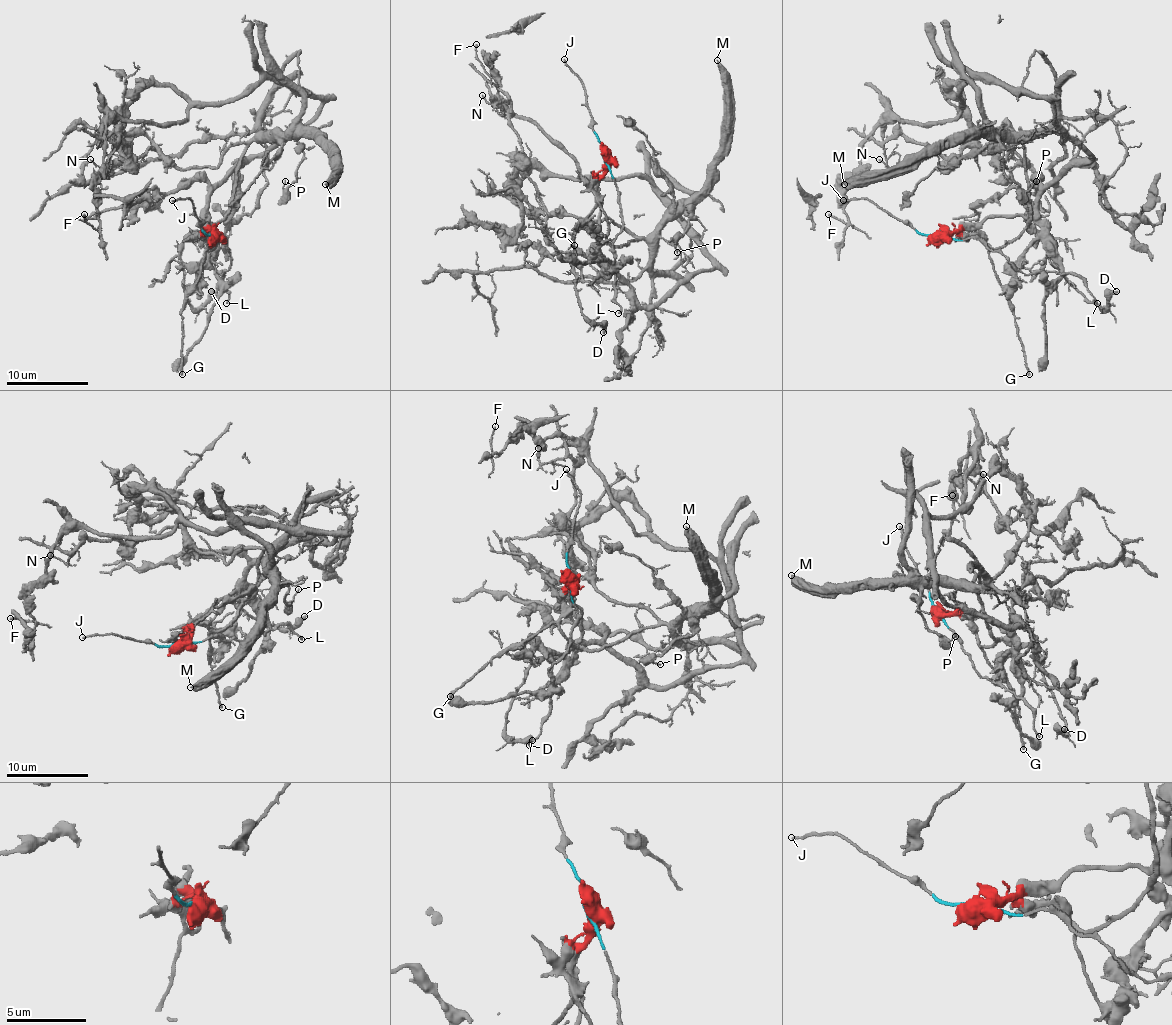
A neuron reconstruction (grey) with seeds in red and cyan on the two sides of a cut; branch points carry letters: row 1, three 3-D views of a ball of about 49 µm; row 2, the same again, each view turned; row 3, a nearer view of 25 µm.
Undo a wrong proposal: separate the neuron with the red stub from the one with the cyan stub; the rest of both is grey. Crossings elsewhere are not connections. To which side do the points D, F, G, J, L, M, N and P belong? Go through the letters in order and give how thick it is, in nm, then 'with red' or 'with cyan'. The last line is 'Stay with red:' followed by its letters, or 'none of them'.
D: calibre 400 nm; with red
F: calibre 170 nm; with red
G: calibre 240 nm; with red
J: calibre 160 nm; with cyan
L: calibre 130 nm; with cyan
M: calibre 400 nm; with red
N: calibre 110 nm; with red
P: calibre 110 nm; with red
Stay with red: D, F, G, M, N, P

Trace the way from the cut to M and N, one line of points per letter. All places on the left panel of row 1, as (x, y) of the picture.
M: (211, 236), (205, 229), (209, 248), (228, 211), (240, 156), (256, 141), (312, 137), (332, 162), (324, 184)
N: (211, 236), (209, 248), (246, 145), (174, 168), (117, 135), (105, 166), (90, 160)

